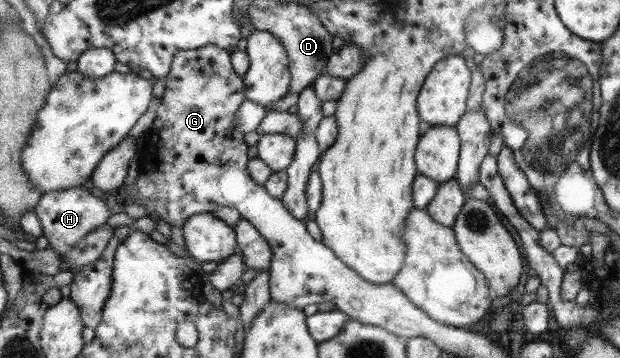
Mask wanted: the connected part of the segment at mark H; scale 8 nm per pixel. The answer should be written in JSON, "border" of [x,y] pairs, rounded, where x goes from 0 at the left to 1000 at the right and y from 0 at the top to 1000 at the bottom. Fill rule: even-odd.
{"border":[[[139,520],[73,539],[69,550],[65,550],[65,567],[58,573],[53,592],[69,634],[68,662],[76,662],[79,693],[95,704],[100,729],[105,726],[105,715],[111,709],[118,687],[124,684],[140,654],[168,628],[182,601],[169,564],[161,550],[147,542]]]}

